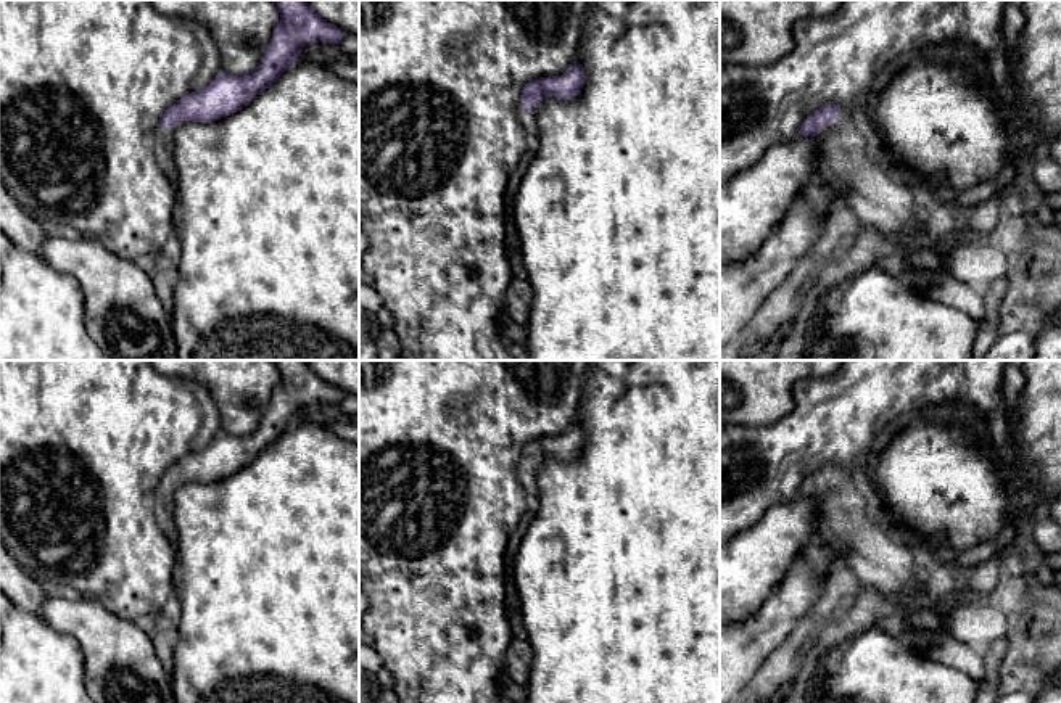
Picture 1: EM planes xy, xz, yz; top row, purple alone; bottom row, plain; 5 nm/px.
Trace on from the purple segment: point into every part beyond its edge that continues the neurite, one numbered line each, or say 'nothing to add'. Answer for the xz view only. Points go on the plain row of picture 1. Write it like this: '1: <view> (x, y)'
1: xz (527, 478)

